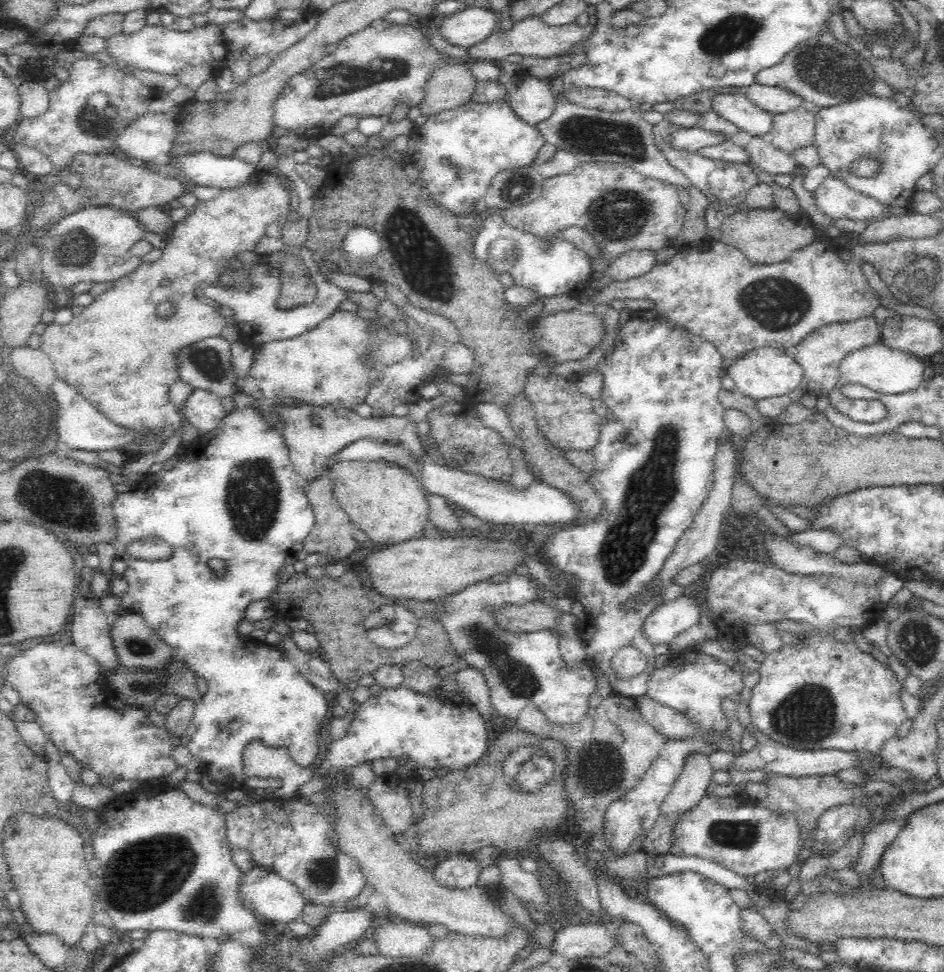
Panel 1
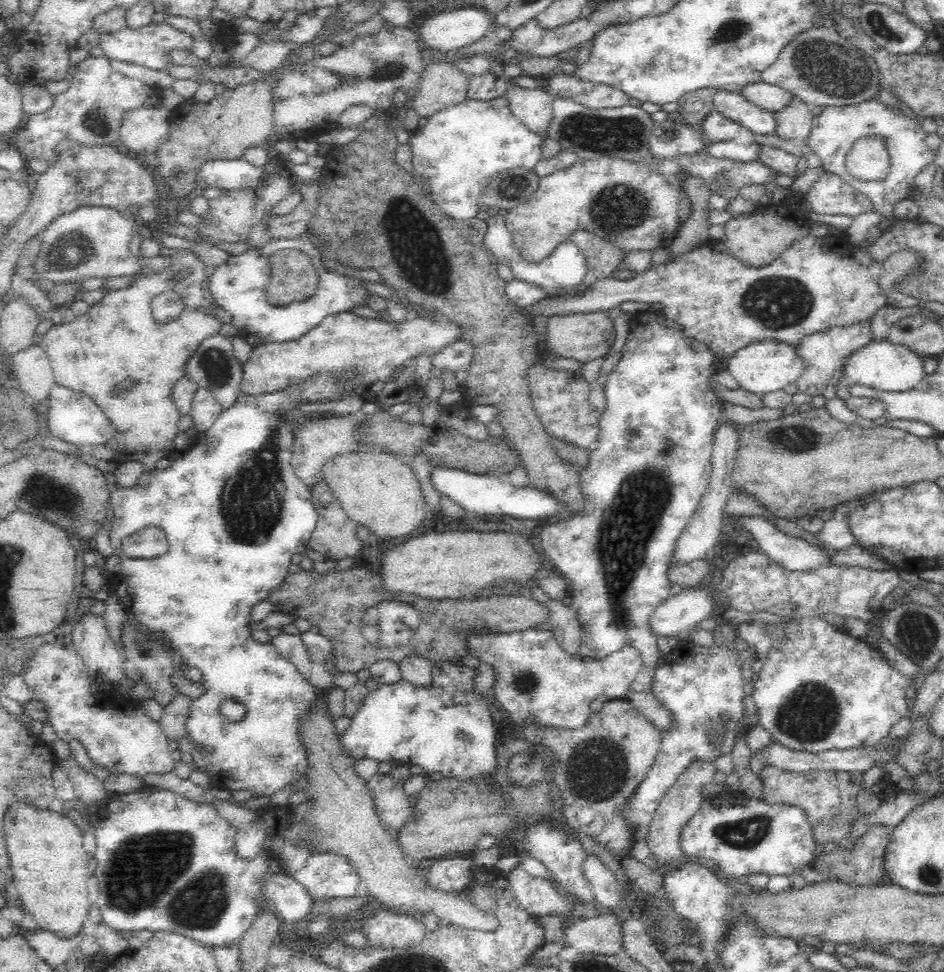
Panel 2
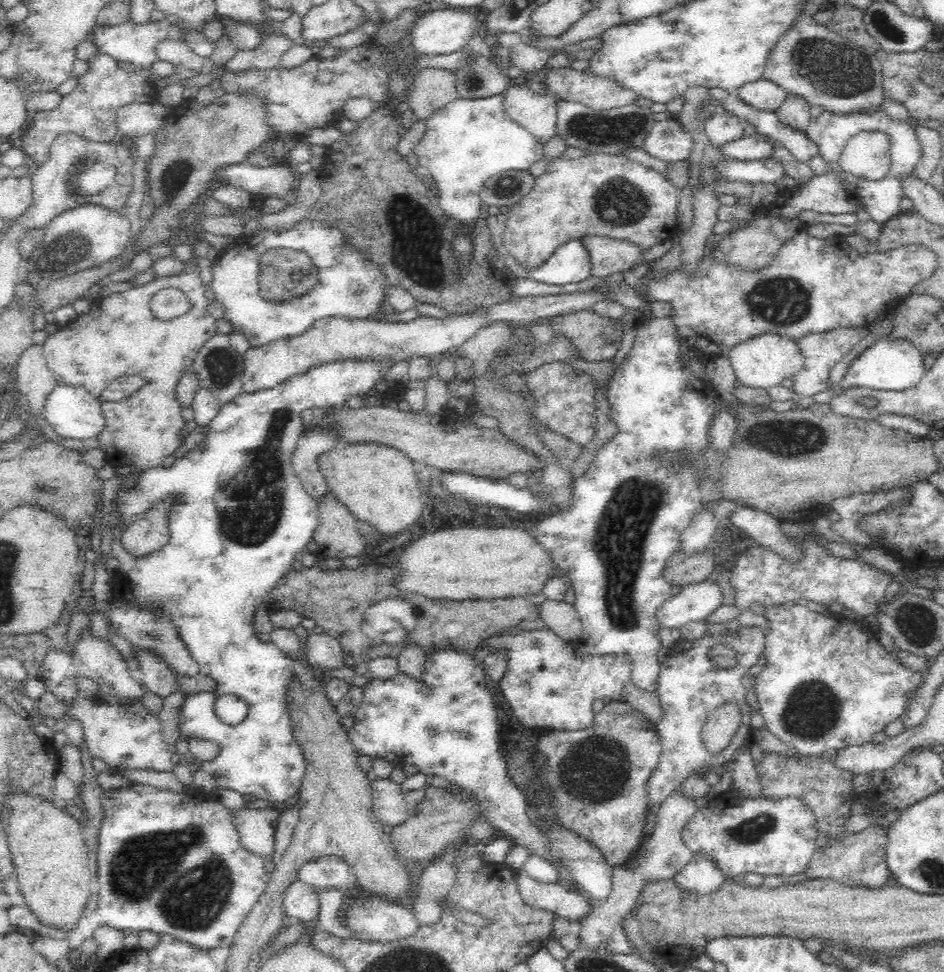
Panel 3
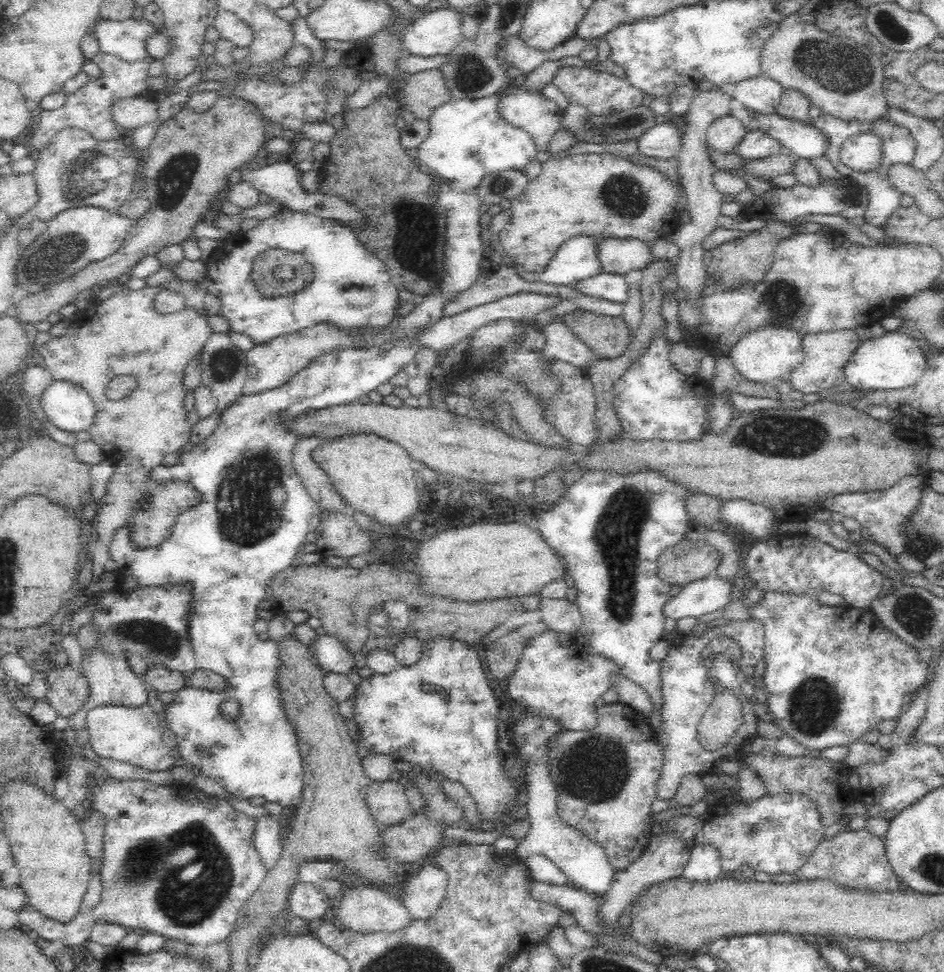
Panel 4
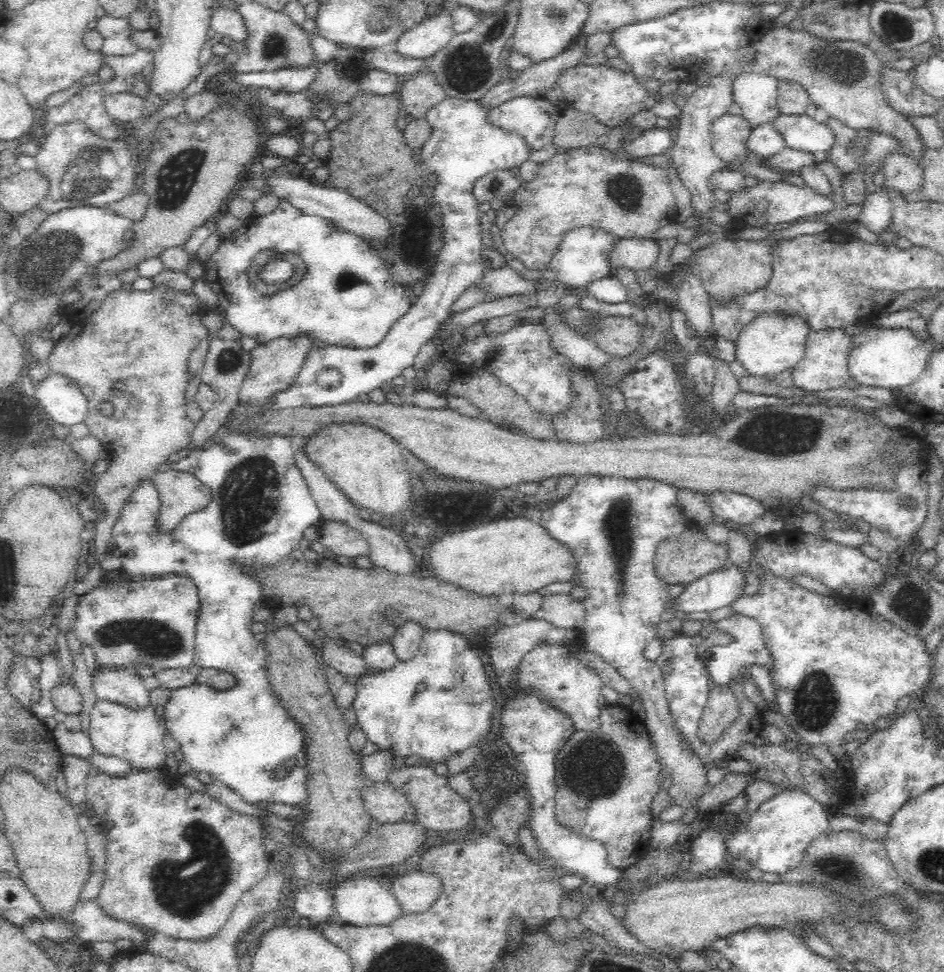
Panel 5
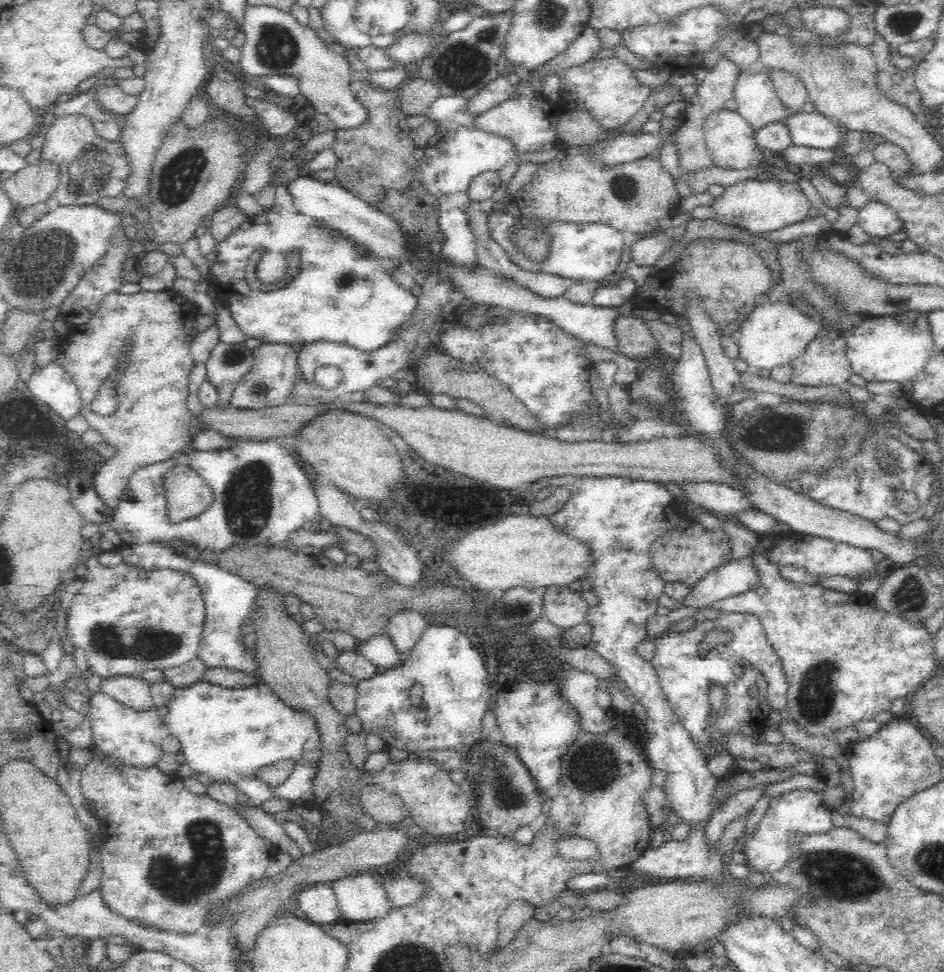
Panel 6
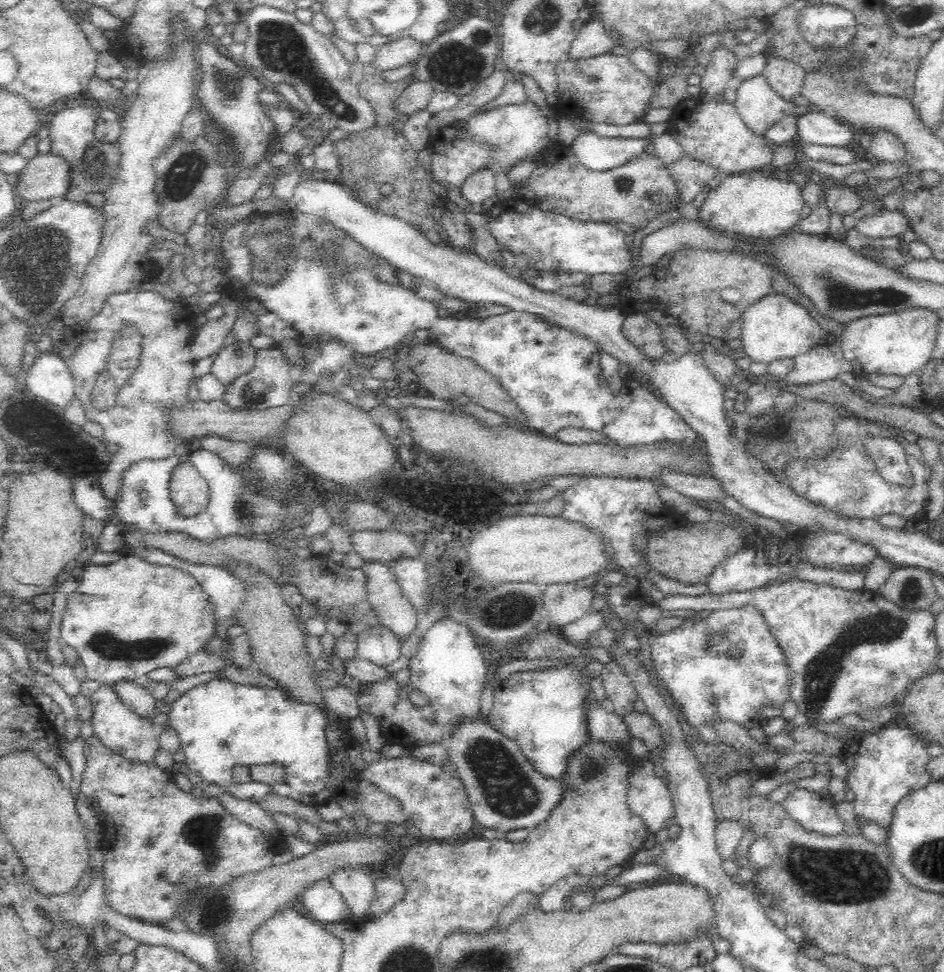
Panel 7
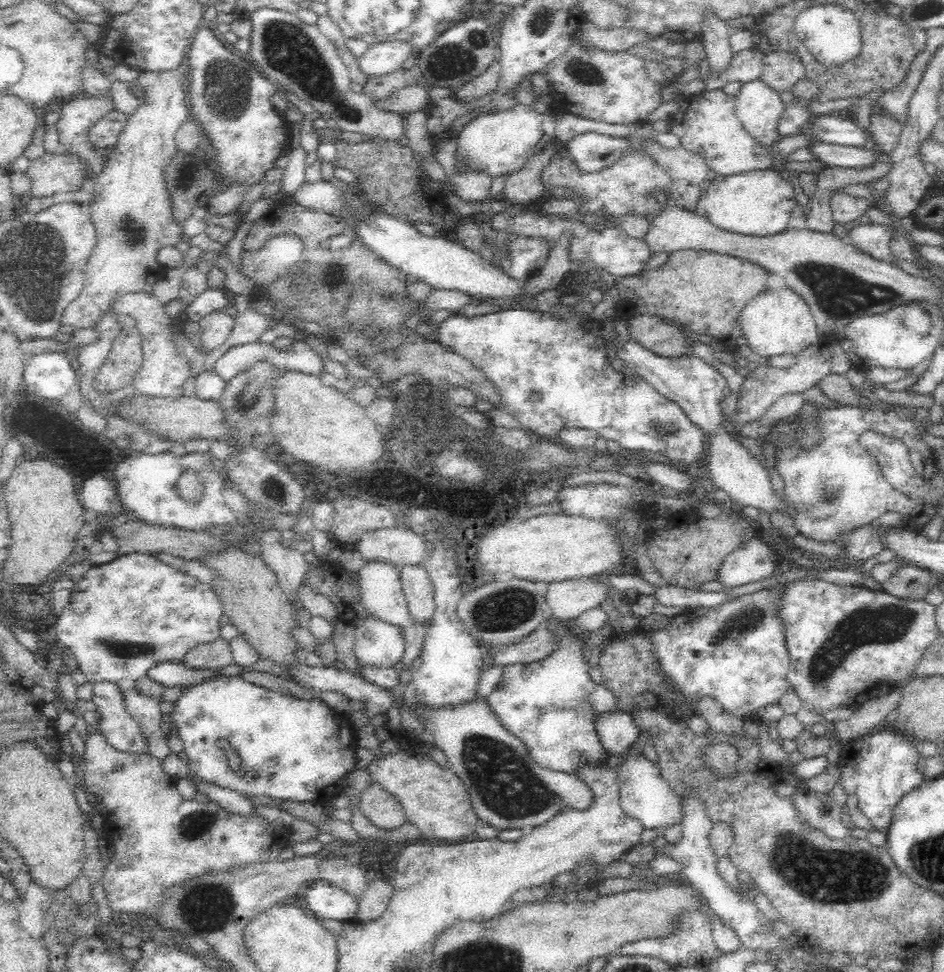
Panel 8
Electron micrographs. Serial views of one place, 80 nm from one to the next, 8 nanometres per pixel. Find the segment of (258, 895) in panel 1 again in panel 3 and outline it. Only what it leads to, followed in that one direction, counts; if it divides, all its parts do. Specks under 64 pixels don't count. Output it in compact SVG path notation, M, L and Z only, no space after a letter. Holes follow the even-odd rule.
M300 878L293 882L284 898L285 915L290 920L314 922L321 912L319 892Z

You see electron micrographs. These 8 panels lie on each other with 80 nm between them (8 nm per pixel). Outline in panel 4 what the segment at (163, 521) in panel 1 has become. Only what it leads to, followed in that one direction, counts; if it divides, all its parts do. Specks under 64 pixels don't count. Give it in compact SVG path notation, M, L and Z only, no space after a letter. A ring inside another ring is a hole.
M497 95L474 99L451 98L448 102L443 102L440 106L434 107L427 118L430 128L429 135L416 148L412 156L435 183L435 201L438 203L439 207L443 208L446 215L446 244L443 252L444 258L442 259L442 278L439 279L438 284L436 284L436 286L434 286L434 288L432 288L426 296L423 296L422 302L420 302L420 304L418 304L418 306L416 306L410 314L406 314L406 316L400 316L400 318L395 319L391 325L392 336L390 336L384 344L380 344L380 346L360 348L360 350L357 350L356 348L342 348L340 350L332 350L332 352L324 352L324 354L320 354L320 356L316 356L316 358L312 359L303 369L300 369L298 374L295 374L292 378L290 378L285 385L279 386L274 390L268 390L262 394L254 394L254 396L240 396L236 402L233 402L232 405L228 406L228 408L221 413L215 432L203 443L201 448L184 449L181 453L179 453L177 463L172 463L169 466L158 465L154 468L154 470L152 470L152 474L150 474L152 478L158 481L160 479L184 479L192 481L194 488L204 493L204 502L200 502L198 506L192 506L188 512L182 512L182 514L176 518L176 524L174 524L170 538L163 540L157 545L145 547L138 545L138 543L134 541L134 538L130 537L132 536L132 532L134 532L132 525L122 525L120 528L117 528L114 533L113 541L111 542L109 548L109 555L110 559L117 563L116 572L119 575L119 580L117 582L118 590L132 590L132 588L136 586L160 586L160 584L170 581L190 581L194 586L194 602L192 602L192 612L190 612L190 639L192 639L192 645L194 645L195 663L198 669L210 669L228 678L228 688L226 688L226 690L208 690L199 689L198 686L185 686L184 689L178 689L176 693L174 693L173 700L170 701L170 704L164 706L165 711L163 714L163 721L165 726L173 732L173 735L177 740L176 749L179 751L180 760L183 760L190 768L194 767L196 770L199 770L200 774L204 774L206 778L214 779L214 781L219 782L226 792L234 794L234 796L238 796L238 800L249 800L252 802L276 802L283 808L299 806L303 800L304 773L302 758L299 754L298 737L295 734L294 725L290 724L287 720L285 710L281 705L281 694L275 681L277 664L279 662L277 649L258 650L258 648L260 648L258 644L264 645L266 642L258 639L257 634L254 632L254 622L256 622L257 619L256 608L260 602L266 599L265 588L269 578L278 571L290 567L293 559L296 556L301 555L301 548L305 544L306 535L310 532L314 532L320 522L320 518L322 518L322 509L308 494L306 487L302 484L300 476L298 476L296 469L294 469L293 448L299 440L299 437L292 432L288 432L285 429L286 424L290 424L296 416L300 416L302 412L310 409L318 410L320 408L357 402L361 396L367 395L368 392L372 392L372 390L376 390L382 382L388 382L392 376L396 376L400 370L404 370L404 366L408 366L410 362L415 362L415 356L421 348L421 335L424 335L430 326L436 324L436 322L442 321L442 318L445 318L445 307L454 300L454 298L457 298L458 294L465 292L468 288L470 288L470 286L473 286L482 278L483 269L481 264L483 258L486 256L486 252L484 250L484 246L482 246L482 236L480 236L481 227L478 228L478 226L480 226L478 220L480 220L481 215L478 211L478 206L480 206L481 202L475 191L478 183L482 180L482 178L484 178L484 176L490 173L500 172L503 170L521 171L523 166L528 164L528 162L532 159L536 158L536 155L538 154L535 144L523 130L520 130L515 126L507 125L506 122L497 115L497 102ZM222 702L233 702L237 705L238 714L234 714L234 717L230 717L228 714L222 713Z

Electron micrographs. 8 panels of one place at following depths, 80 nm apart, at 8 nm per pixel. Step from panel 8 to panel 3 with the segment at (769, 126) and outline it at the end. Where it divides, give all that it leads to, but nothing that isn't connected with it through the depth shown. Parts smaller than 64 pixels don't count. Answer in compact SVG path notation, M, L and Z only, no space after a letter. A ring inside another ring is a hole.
M761 78L742 84L735 94L748 106L753 106L758 110L775 112L781 105L783 98L786 98L787 92L778 84Z

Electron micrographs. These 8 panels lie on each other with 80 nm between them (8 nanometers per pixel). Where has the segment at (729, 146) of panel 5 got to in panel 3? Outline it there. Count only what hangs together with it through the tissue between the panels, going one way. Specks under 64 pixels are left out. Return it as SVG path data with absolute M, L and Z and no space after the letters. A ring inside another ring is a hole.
M726 112L712 114L704 122L706 136L718 148L742 138L743 122Z

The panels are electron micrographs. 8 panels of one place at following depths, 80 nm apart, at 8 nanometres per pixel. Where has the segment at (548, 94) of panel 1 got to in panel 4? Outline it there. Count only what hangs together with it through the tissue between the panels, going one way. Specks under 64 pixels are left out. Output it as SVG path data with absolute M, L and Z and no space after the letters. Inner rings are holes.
M512 88L510 94L498 100L496 108L507 125L523 130L530 137L538 153L547 151L554 133L562 127L562 109L542 94Z

